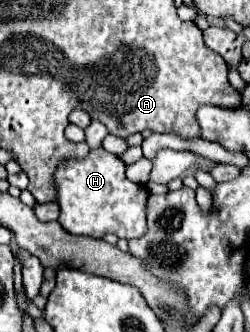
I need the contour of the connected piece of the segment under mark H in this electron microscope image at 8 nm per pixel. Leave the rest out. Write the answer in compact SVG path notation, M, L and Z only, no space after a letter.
M100 149L90 151L86 159L70 159L60 163L56 171L56 191L60 203L60 219L58 223L72 235L86 237L104 237L106 233L114 233L122 239L136 239L146 233L146 205L148 205L148 189L146 185L132 183L124 175L126 165L112 153Z

